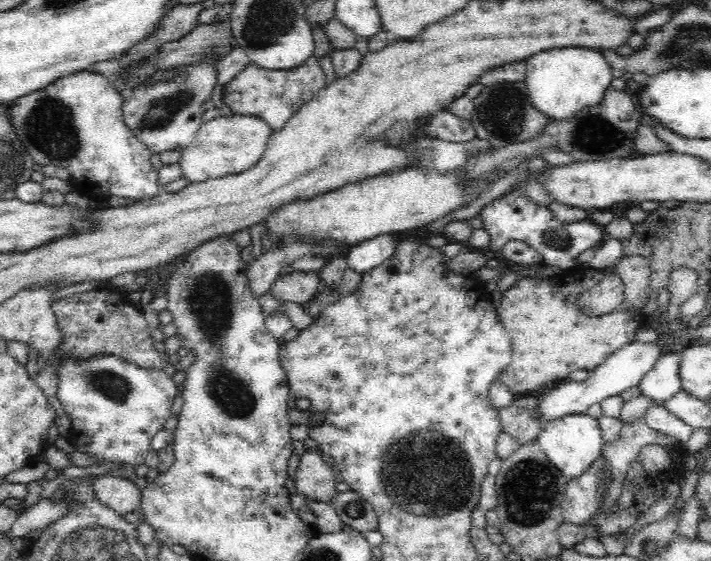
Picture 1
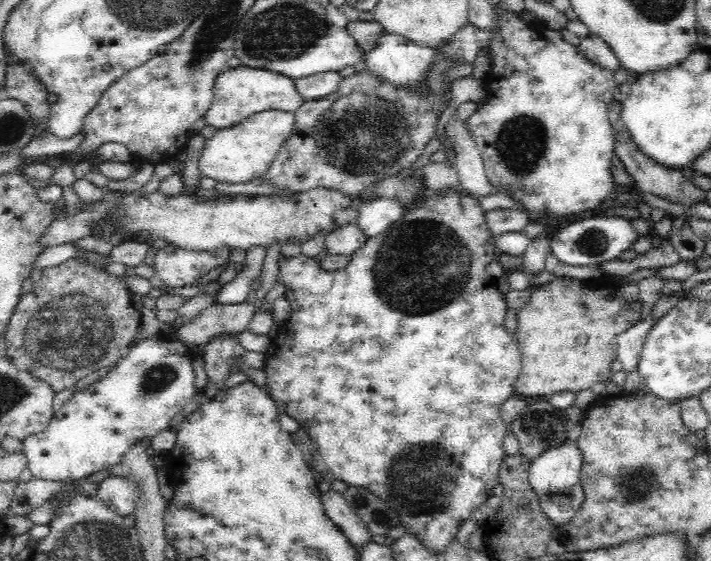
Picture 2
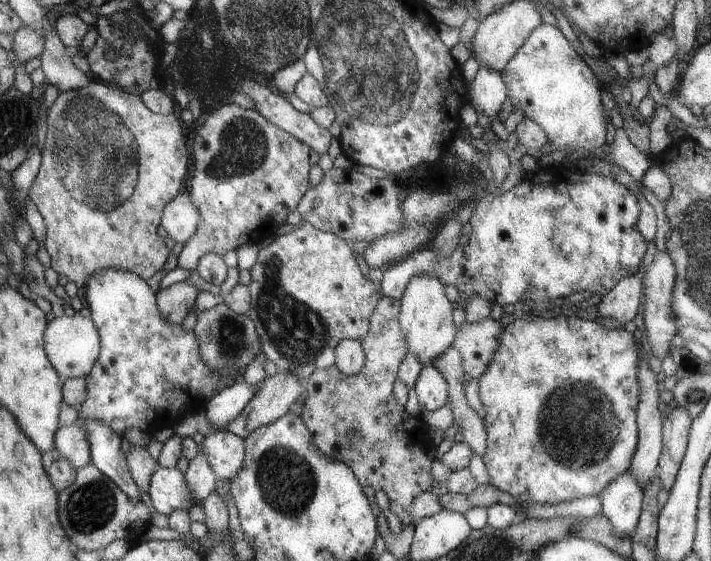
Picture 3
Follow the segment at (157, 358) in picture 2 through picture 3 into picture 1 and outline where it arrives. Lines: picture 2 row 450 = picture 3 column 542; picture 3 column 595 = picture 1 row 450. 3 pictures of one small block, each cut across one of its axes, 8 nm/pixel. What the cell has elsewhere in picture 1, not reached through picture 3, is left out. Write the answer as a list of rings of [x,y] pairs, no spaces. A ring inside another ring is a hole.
[[[101,355],[82,363],[66,359],[57,376],[60,378],[57,397],[71,420],[69,433],[65,435],[68,443],[74,445],[74,451],[93,456],[102,463],[119,462],[127,472],[144,464],[153,436],[164,428],[164,423],[171,417],[173,400],[180,394],[180,387],[162,370],[133,367],[130,362],[113,355]]]

